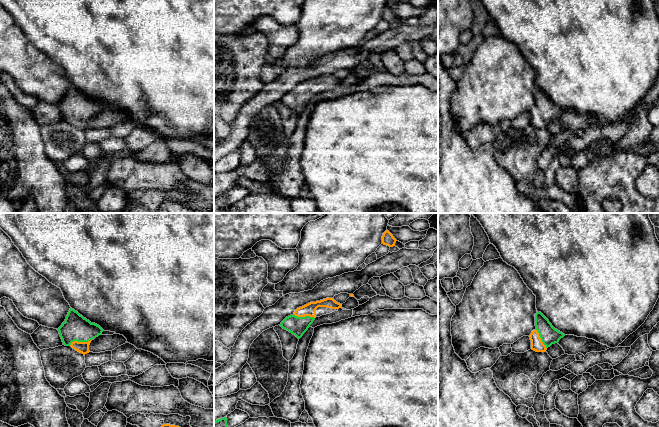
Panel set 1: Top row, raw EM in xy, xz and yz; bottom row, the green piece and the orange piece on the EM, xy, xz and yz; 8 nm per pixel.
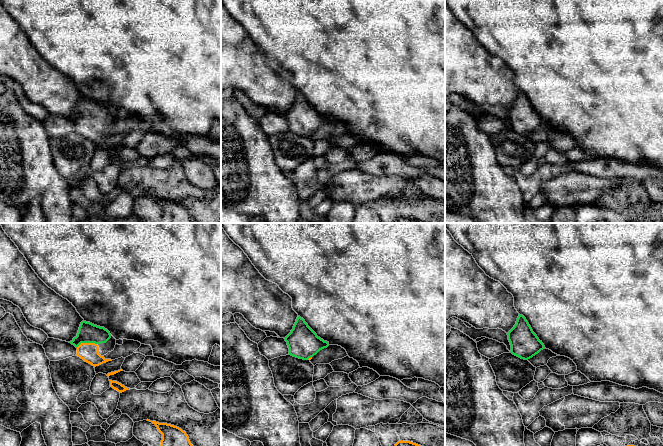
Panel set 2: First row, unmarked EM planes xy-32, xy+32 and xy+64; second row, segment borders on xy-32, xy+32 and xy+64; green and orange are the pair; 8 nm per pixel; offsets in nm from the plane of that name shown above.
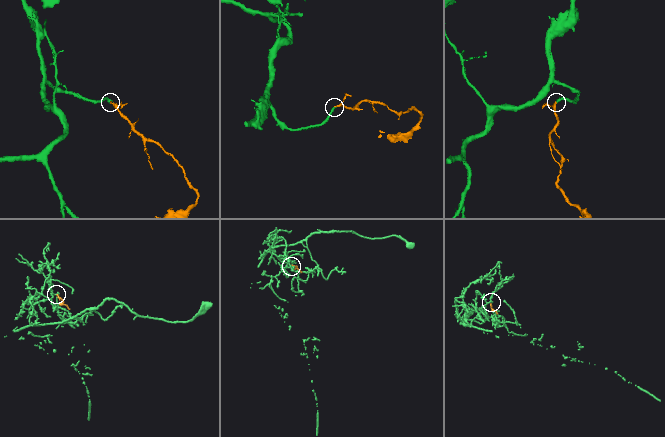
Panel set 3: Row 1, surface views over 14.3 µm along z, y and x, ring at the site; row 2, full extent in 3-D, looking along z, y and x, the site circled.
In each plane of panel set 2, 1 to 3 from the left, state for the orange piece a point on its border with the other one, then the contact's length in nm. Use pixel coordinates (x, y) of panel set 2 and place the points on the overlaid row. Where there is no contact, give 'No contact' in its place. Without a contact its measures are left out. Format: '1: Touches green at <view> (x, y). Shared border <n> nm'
1: Touches green at xy-32 (86, 342). Shared border 170 nm
2: Touches green at xy+32 (309, 357). Shared border 50 nm
3: No contact

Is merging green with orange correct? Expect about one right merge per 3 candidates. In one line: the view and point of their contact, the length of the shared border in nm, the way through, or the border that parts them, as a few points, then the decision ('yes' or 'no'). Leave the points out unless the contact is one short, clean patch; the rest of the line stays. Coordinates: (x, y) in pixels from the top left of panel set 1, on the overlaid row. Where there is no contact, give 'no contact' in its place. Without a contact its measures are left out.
contact xy (80, 341); length 190 nm; way xy (75, 328), (80, 341), (83, 347); yes

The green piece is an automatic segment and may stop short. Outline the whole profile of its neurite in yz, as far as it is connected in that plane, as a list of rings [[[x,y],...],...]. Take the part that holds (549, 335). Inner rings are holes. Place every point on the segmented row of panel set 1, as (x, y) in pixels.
[[[541,313],[535,314],[536,329],[529,335],[531,349],[536,352],[545,352],[552,344],[558,343],[565,336],[562,332],[555,329],[549,320]]]

